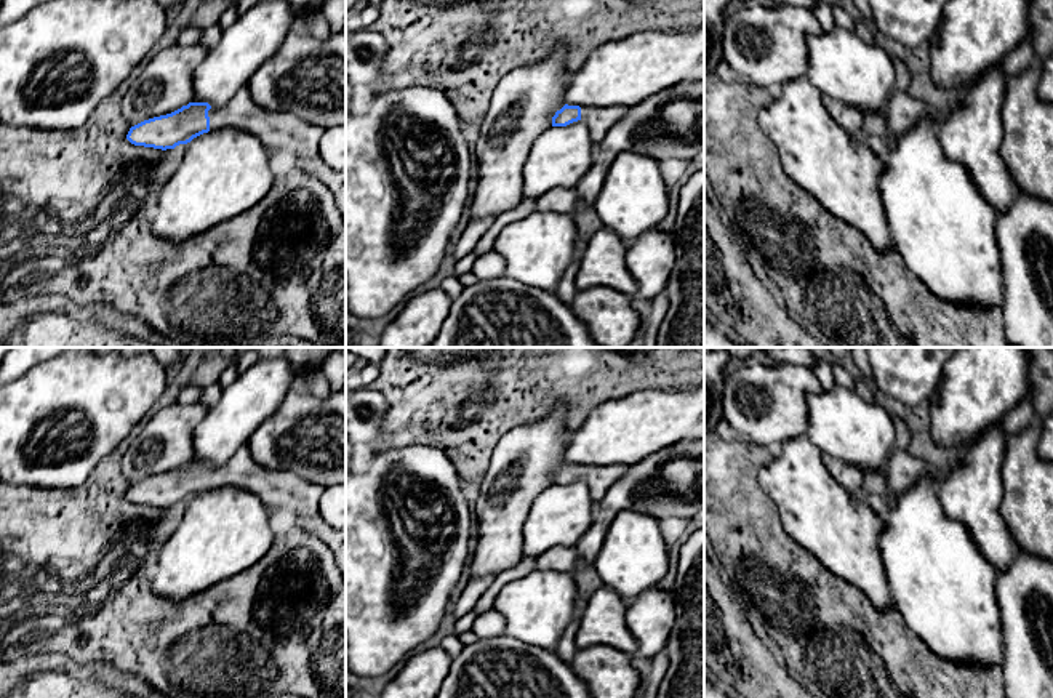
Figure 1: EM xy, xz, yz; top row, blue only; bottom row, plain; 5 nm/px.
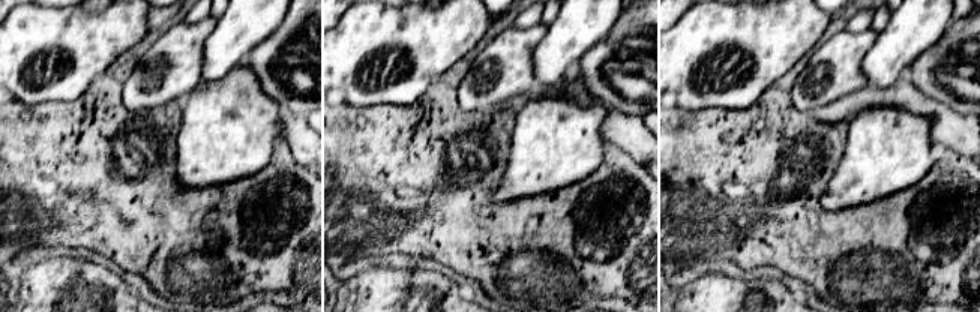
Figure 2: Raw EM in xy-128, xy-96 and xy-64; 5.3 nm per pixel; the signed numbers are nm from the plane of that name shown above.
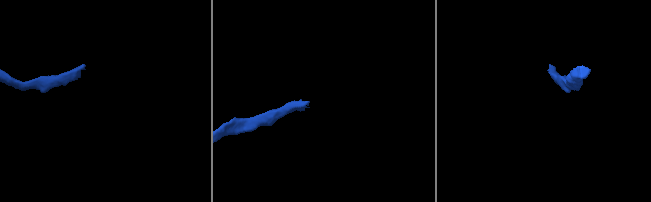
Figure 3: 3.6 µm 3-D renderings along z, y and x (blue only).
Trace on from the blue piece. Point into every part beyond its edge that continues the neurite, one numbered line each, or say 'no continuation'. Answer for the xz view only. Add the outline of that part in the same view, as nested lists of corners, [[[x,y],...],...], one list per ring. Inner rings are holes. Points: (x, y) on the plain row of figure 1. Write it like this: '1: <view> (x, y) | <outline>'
1: xz (600, 479) | [[[611,464],[608,467],[581,466],[581,479],[589,483],[594,503],[599,503],[605,491],[627,472],[624,464]]]

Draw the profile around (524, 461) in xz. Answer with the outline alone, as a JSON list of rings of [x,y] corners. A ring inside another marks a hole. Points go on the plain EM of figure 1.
[[[559,400],[547,416],[514,427],[498,442],[490,469],[475,490],[472,509],[477,544],[464,573],[467,583],[485,575],[498,576],[518,564],[530,506],[543,490],[552,485],[552,475],[565,464],[565,451],[575,431],[568,423],[570,411],[570,405]]]

